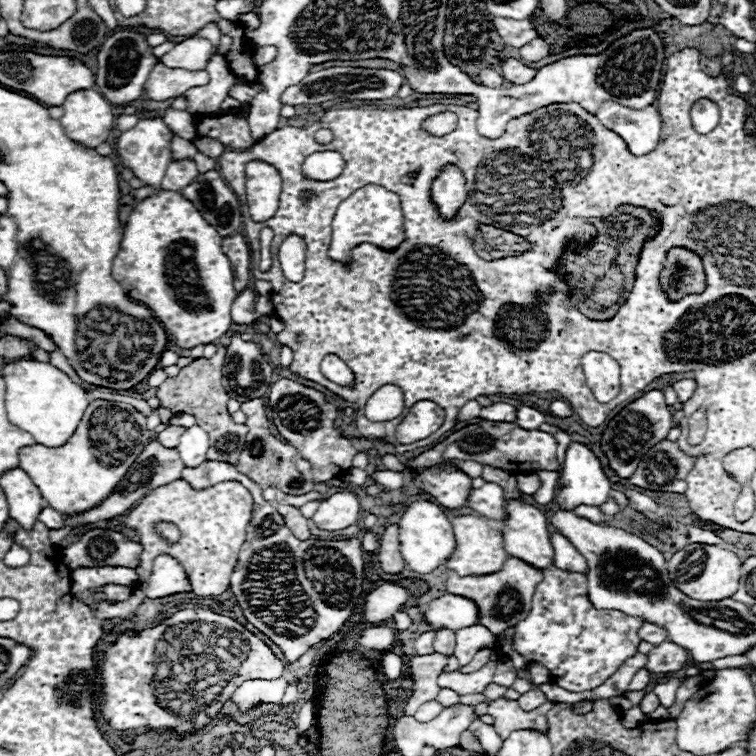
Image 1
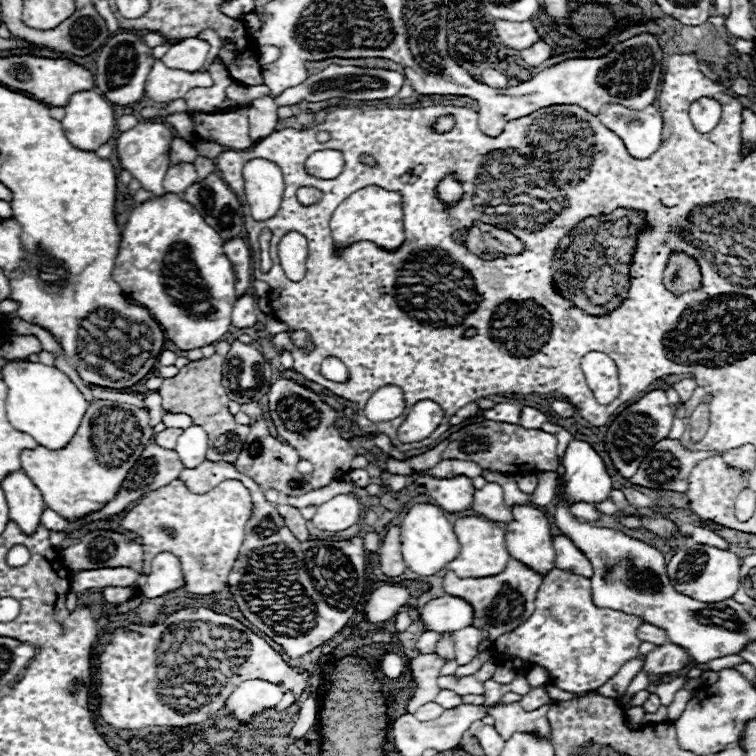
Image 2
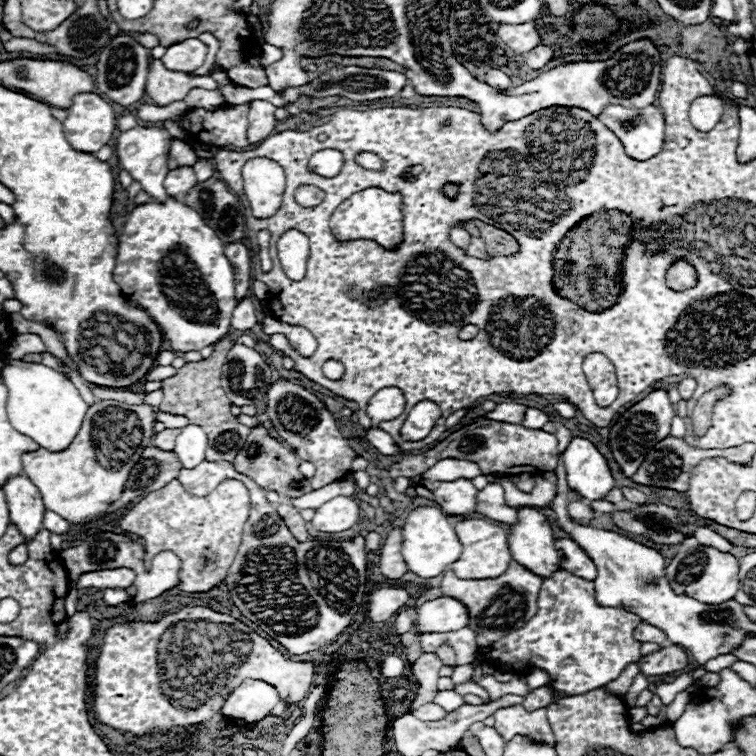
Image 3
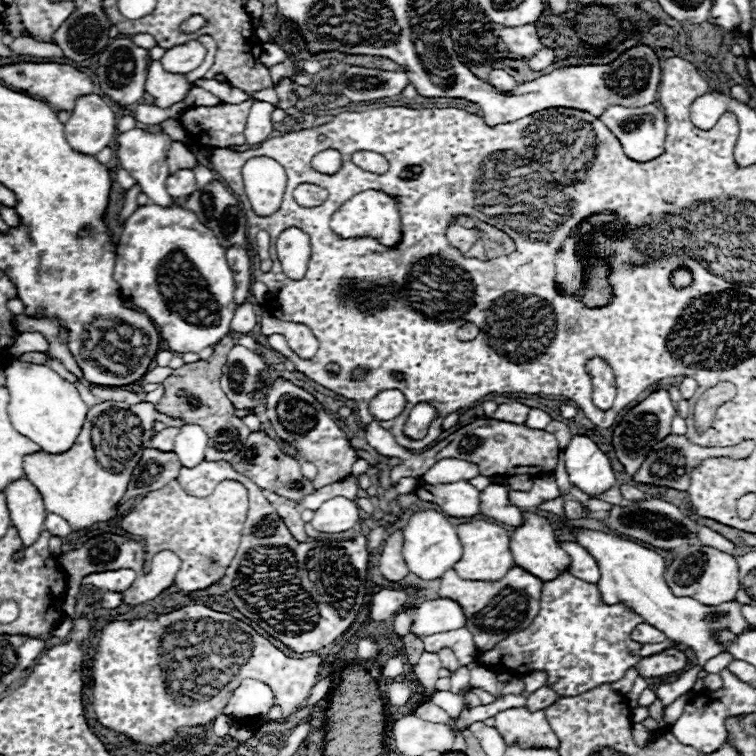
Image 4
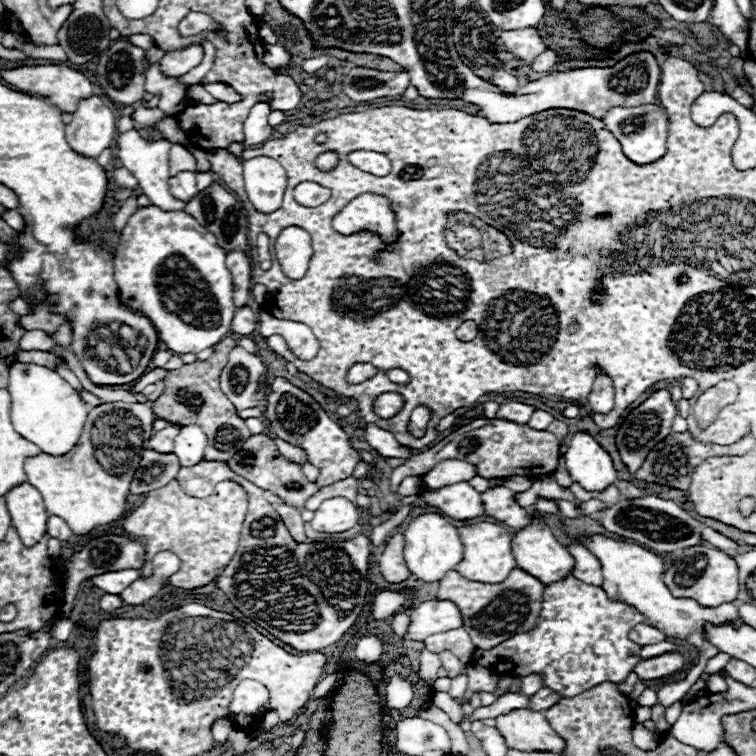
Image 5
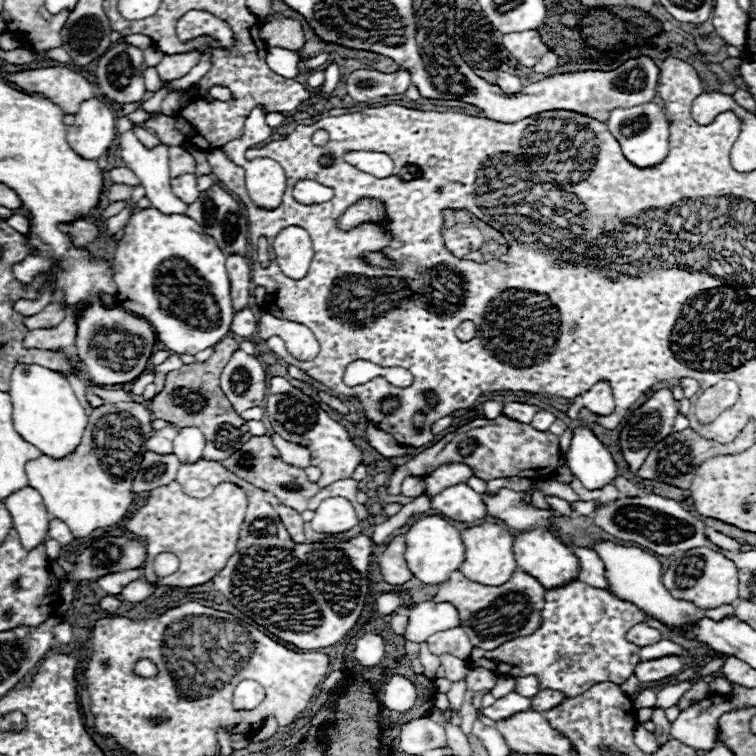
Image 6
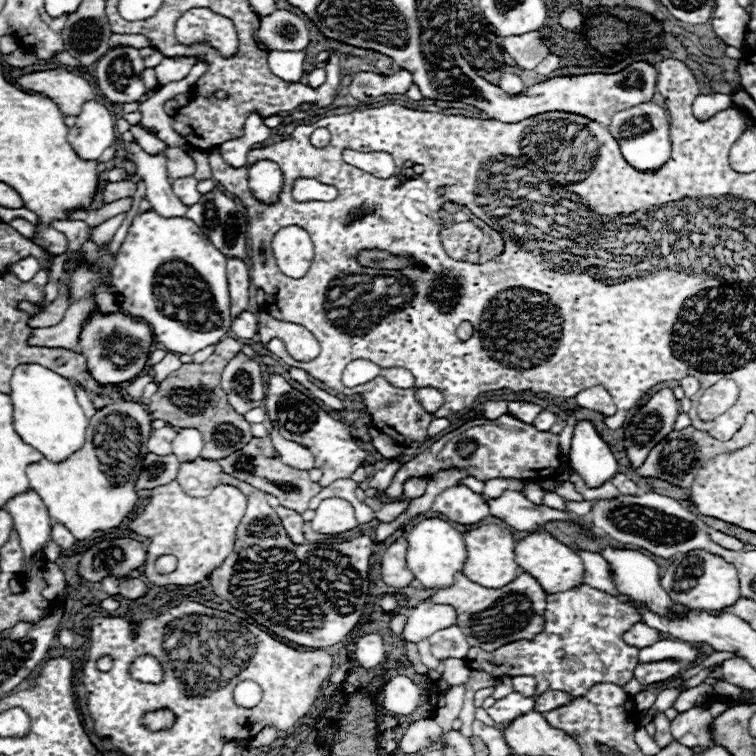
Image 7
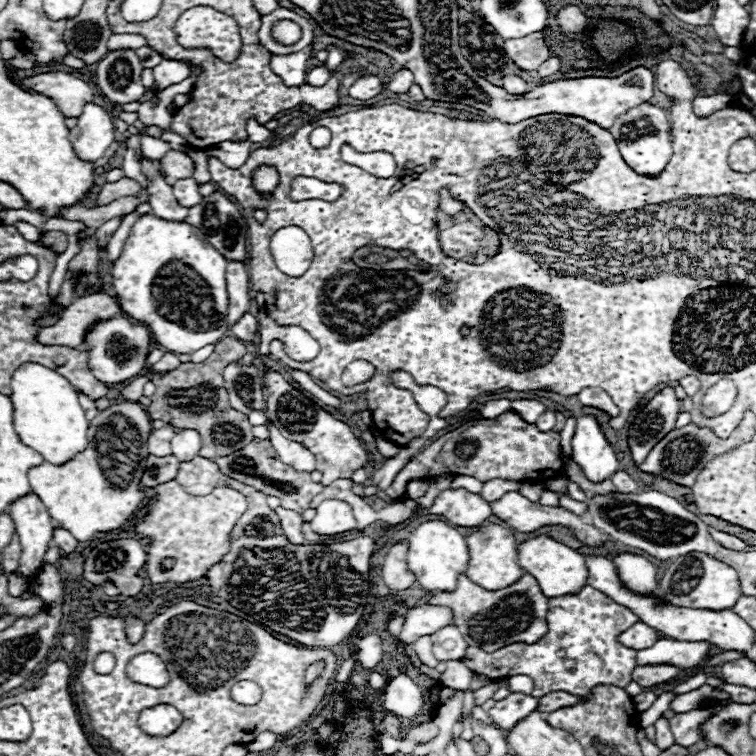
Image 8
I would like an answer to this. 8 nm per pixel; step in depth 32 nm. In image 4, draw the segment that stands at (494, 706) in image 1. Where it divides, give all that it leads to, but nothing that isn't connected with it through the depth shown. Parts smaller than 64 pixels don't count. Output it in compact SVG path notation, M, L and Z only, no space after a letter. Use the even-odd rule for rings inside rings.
M526 708L500 712L500 716L496 716L496 730L502 734L508 746L518 744L520 748L560 748L560 742L556 742L556 734L544 712L530 712Z

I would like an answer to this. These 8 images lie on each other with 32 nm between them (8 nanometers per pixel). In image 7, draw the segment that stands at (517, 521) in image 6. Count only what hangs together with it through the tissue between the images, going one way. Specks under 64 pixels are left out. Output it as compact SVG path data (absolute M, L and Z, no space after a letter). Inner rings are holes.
M506 490L496 500L488 500L488 506L492 516L504 520L510 528L520 532L534 532L540 526L556 520L562 522L576 520L576 516L572 516L570 512L532 504L528 498L524 498L522 492L512 492L512 490Z

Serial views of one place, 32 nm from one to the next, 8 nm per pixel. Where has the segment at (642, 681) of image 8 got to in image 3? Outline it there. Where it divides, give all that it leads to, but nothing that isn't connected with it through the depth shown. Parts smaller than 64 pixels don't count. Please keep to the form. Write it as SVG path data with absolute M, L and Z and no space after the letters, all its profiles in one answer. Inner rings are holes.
M666 646L660 652L652 652L640 660L640 672L644 676L662 676L670 672L684 670L688 666L688 656L680 646Z

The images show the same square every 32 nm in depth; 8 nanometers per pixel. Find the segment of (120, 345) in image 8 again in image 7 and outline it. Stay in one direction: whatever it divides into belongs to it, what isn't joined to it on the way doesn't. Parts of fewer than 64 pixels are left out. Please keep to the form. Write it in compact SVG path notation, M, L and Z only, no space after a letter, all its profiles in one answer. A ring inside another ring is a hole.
M116 312L110 316L94 316L84 326L80 336L80 352L84 352L86 356L88 372L100 384L120 384L138 376L144 370L152 342L154 334L146 322L134 320L124 312Z

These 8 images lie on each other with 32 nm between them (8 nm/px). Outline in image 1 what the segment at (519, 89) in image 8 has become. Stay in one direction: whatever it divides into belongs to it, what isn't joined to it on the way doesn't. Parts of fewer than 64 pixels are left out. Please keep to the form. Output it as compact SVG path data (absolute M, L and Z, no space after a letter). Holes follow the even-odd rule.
M482 70L480 74L478 74L478 82L480 84L484 84L484 86L504 86L504 78L500 76L500 72L496 72L496 70Z

